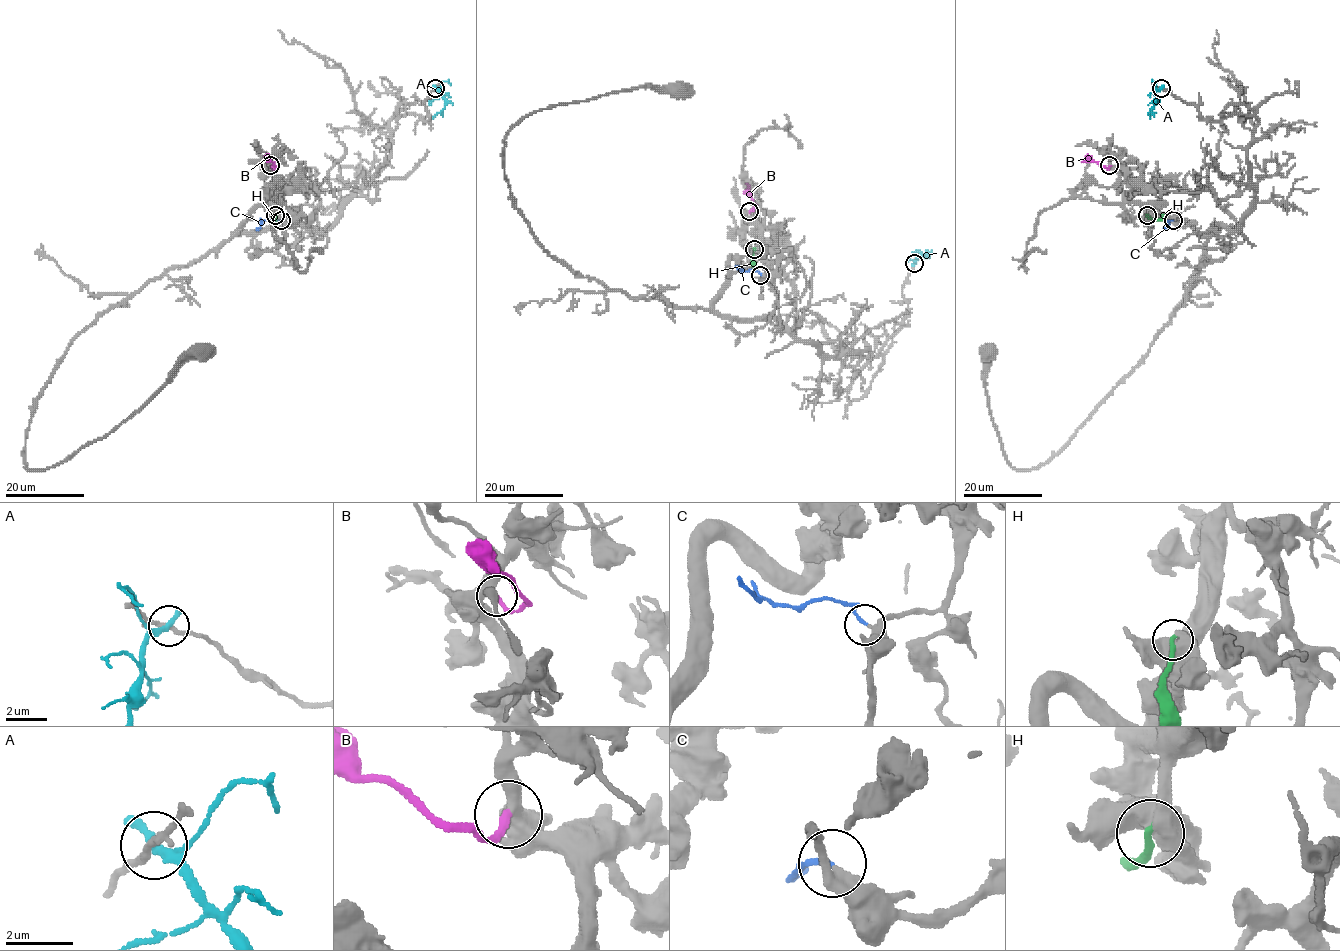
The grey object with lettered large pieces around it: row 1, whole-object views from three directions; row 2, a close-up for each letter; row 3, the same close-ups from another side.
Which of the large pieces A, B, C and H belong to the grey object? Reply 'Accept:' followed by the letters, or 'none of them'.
Accept: B, H

